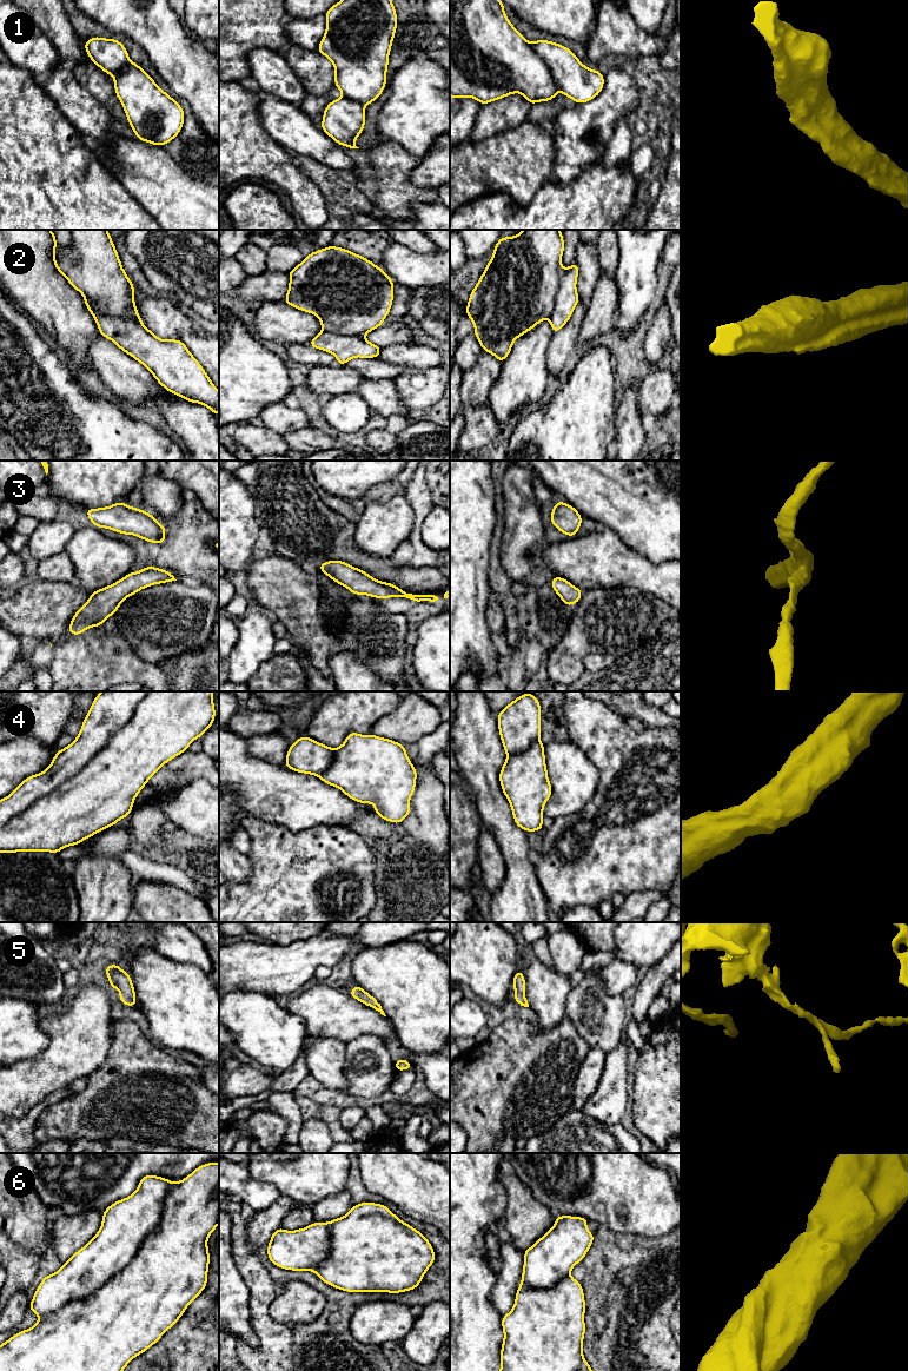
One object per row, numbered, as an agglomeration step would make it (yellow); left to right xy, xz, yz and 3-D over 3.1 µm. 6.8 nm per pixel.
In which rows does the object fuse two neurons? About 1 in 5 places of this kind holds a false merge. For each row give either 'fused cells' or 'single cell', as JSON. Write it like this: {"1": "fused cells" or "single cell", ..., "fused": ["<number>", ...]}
{"1": "single cell", "2": "fused cells", "3": "single cell", "4": "single cell", "5": "fused cells", "6": "single cell", "fused": ["2", "5"]}

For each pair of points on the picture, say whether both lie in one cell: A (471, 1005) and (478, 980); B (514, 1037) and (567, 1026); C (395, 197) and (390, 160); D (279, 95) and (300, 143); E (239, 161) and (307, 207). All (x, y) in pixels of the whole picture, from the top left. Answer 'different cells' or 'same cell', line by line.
A: different cells
B: same cell
C: same cell
D: same cell
E: same cell

